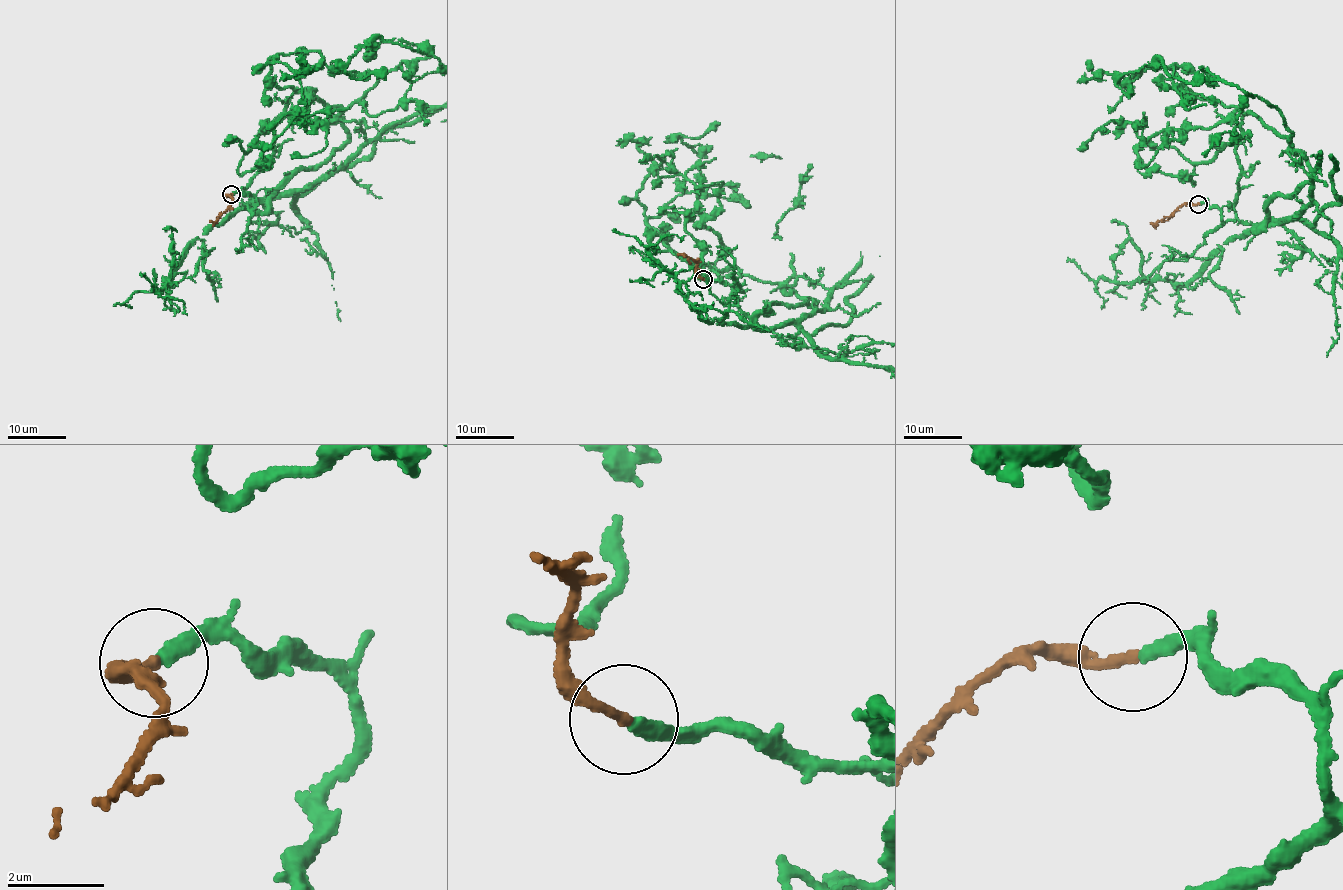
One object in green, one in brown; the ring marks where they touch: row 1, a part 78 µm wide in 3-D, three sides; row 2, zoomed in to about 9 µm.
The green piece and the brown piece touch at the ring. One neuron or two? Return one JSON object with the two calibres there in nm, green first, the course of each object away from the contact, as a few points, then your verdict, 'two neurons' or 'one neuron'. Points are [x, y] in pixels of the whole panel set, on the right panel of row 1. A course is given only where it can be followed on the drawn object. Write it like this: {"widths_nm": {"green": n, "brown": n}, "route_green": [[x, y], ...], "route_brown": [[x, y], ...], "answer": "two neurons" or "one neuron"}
{"widths_nm": {"green": 300, "brown": 200}, "route_brown": [[1198, 204], [1182, 204], [1155, 224], [1150, 222]], "answer": "one neuron"}

